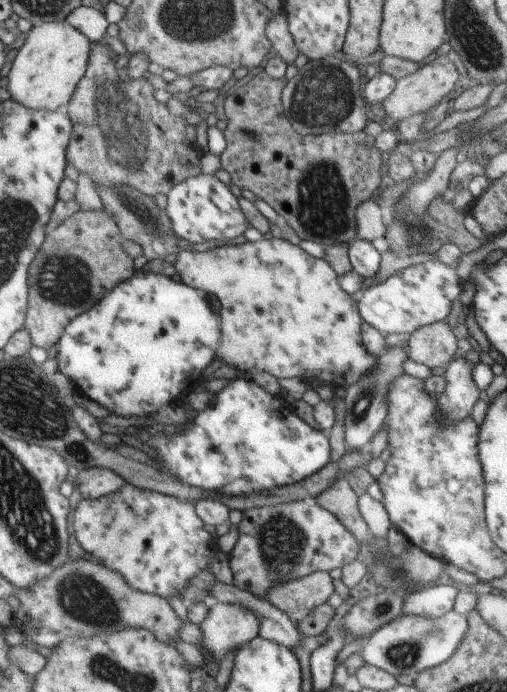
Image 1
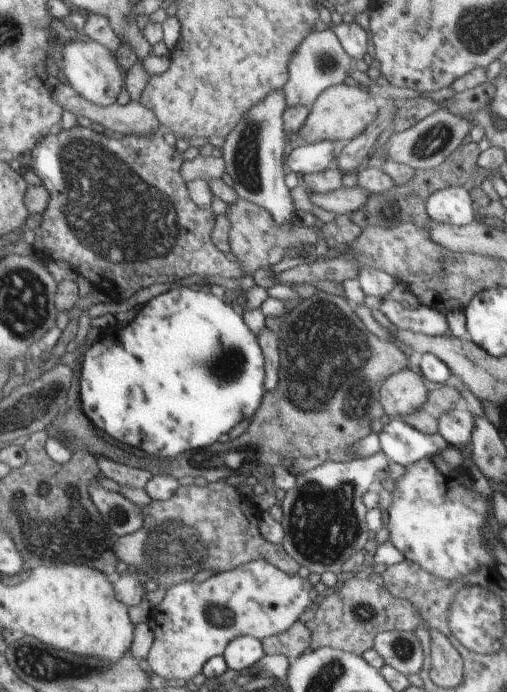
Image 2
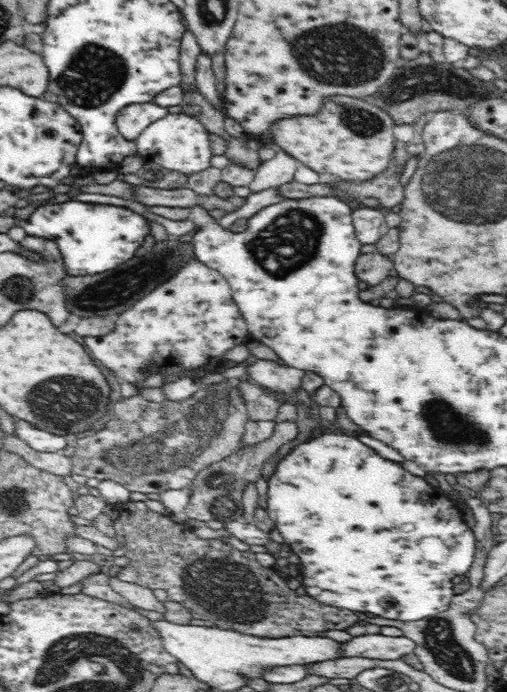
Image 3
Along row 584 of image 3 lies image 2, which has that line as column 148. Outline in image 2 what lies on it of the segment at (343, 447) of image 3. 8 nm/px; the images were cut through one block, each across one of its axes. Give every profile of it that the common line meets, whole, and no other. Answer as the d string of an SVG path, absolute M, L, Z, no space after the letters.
M173 286L170 291L167 293L162 293L161 295L158 295L148 301L146 306L138 312L138 316L134 318L129 324L115 324L110 323L108 328L103 332L102 336L94 340L91 344L91 346L85 351L85 355L83 356L83 368L81 372L81 385L79 390L79 398L80 402L82 404L82 411L85 414L85 417L91 422L92 425L96 426L96 428L99 428L100 430L104 430L108 436L112 436L114 440L117 440L120 442L120 446L122 448L125 448L128 450L128 448L134 447L139 448L140 450L143 450L148 455L154 454L156 456L162 456L162 458L172 458L175 456L178 456L178 454L182 454L182 452L188 452L188 450L192 450L191 452L195 453L198 451L203 450L202 448L206 448L206 446L210 446L211 444L214 444L214 442L220 440L220 436L222 434L225 434L229 432L231 428L234 428L244 416L248 417L249 420L254 415L258 415L259 412L259 406L261 405L261 402L263 401L263 396L266 394L265 390L263 389L263 378L265 377L264 367L263 367L263 352L261 349L261 346L259 344L259 340L252 334L252 332L249 330L248 326L246 326L246 322L244 322L242 318L242 311L238 308L238 306L229 300L228 298L220 299L214 296L211 292L209 294L205 294L201 291L193 289L193 287L182 287Z

